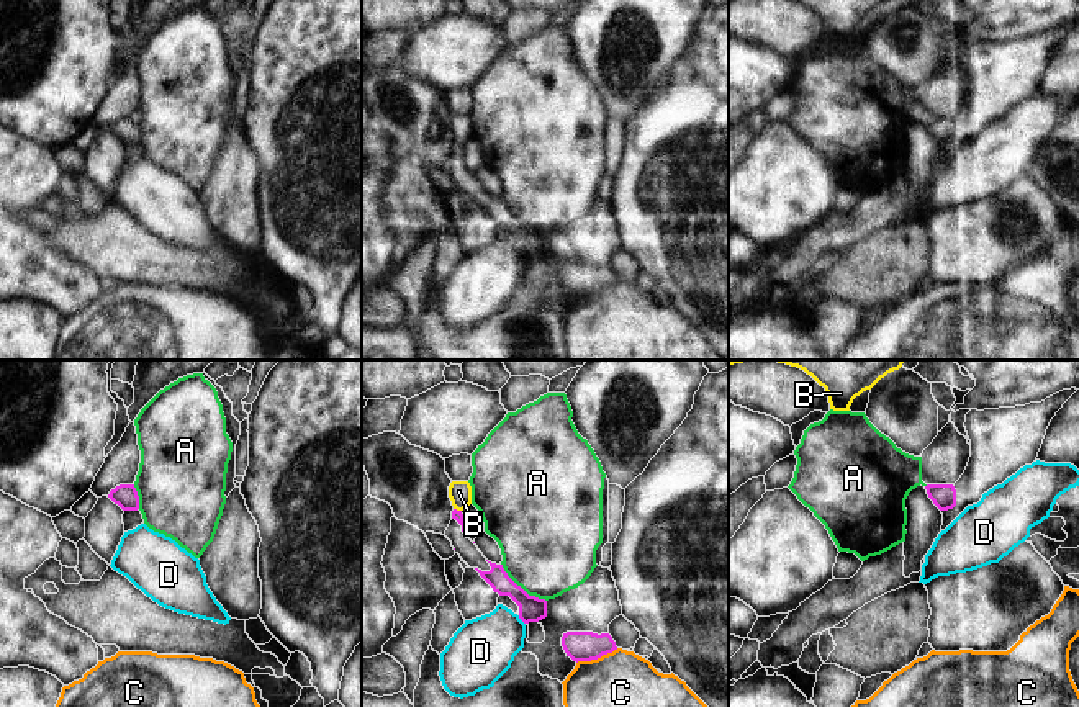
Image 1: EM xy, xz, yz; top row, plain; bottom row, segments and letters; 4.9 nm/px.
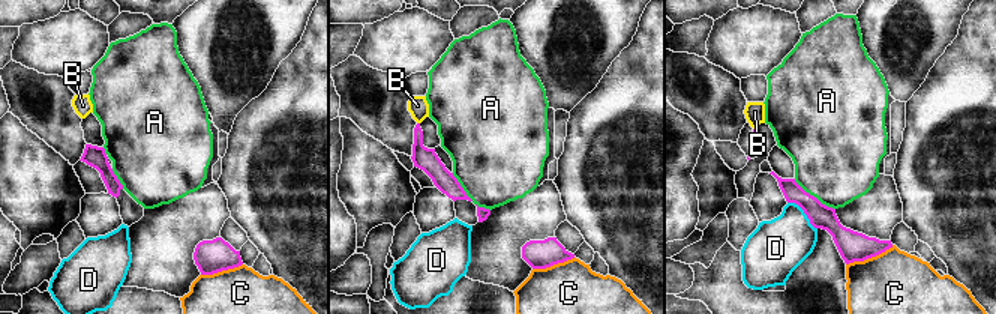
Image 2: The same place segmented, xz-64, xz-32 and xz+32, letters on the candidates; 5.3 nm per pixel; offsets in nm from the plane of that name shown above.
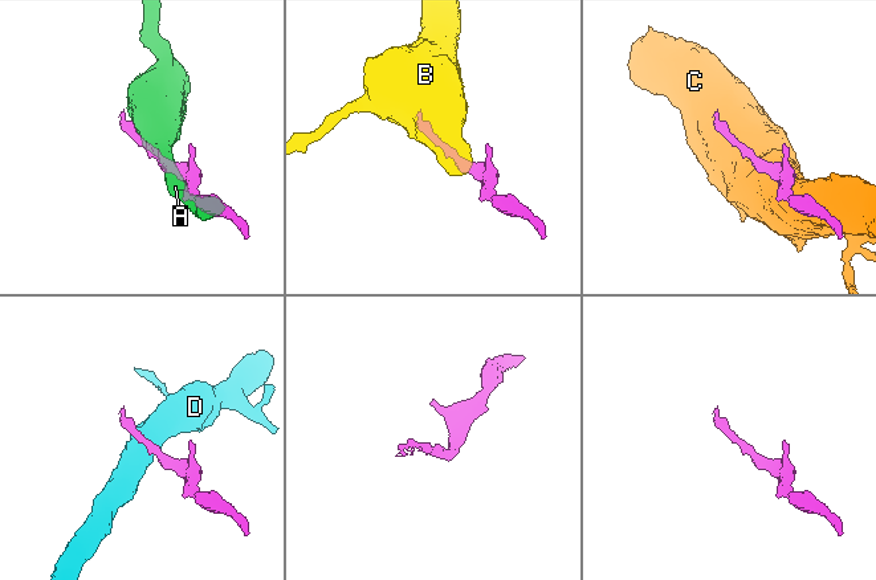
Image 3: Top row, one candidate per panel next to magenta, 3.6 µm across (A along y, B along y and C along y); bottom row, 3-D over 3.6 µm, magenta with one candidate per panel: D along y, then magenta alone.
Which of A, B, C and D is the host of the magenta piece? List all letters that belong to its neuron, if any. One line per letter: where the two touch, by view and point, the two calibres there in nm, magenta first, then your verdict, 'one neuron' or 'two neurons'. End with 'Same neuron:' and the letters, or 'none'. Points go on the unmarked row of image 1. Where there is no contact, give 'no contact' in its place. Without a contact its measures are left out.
A: contact xz (519, 220); calibres 130 and 460 nm; two neurons
B: contact xz (455, 143); calibres 50 and 110 nm; two neurons
C: contact xz (596, 292); calibres 140 and 500 nm; two neurons
D: contact xz (521, 252); calibres 130 and 320 nm; two neurons
Same neuron: none

